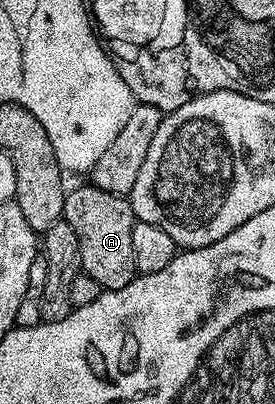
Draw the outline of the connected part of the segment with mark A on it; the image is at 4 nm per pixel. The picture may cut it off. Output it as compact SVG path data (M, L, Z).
M84 182L81 188L76 188L67 193L64 198L64 215L62 217L67 224L74 226L74 234L78 234L78 246L80 247L80 267L94 282L98 282L101 289L113 292L122 290L122 286L136 279L138 273L134 266L134 226L137 219L132 209L131 199L116 196L113 192L107 192L96 188L91 182Z

